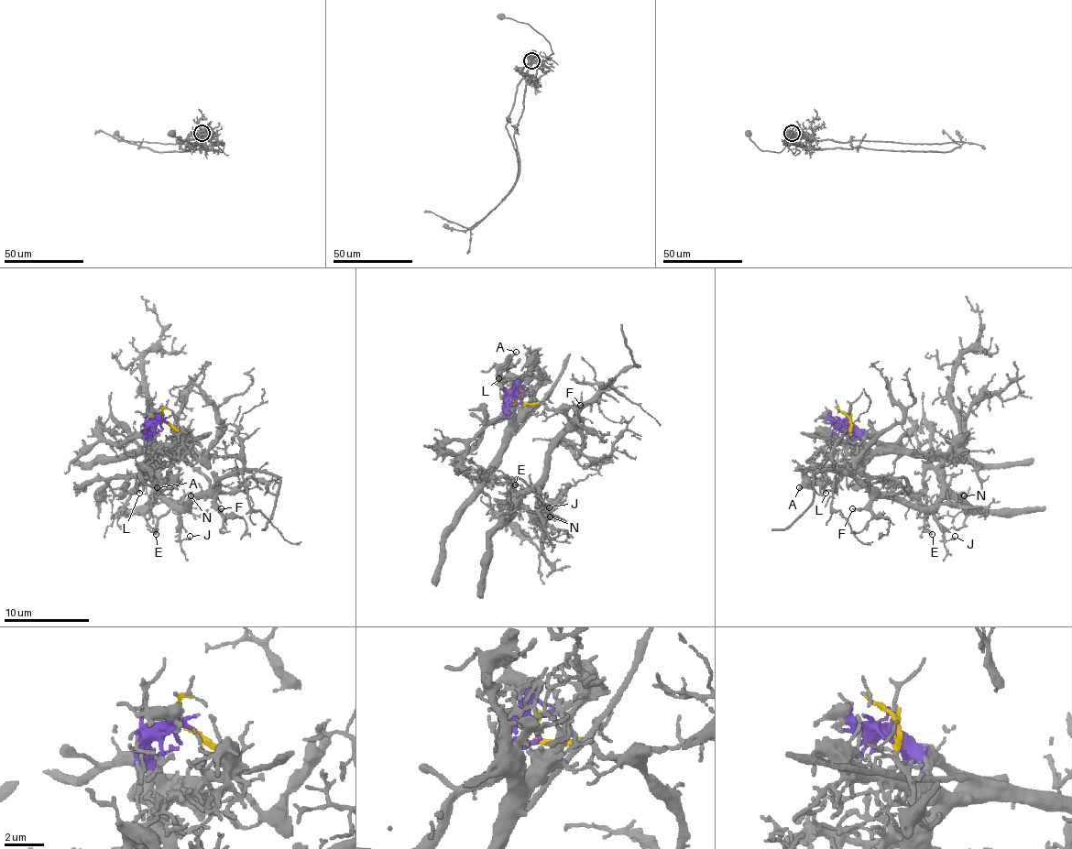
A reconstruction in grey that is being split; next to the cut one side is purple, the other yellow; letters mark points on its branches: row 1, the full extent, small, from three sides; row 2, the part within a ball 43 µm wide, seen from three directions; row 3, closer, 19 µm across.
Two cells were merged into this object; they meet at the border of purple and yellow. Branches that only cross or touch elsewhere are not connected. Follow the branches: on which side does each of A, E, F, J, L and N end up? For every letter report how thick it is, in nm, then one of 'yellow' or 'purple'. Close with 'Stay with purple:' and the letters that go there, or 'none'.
A: 170 nm | purple
E: 170 nm | yellow
F: 150 nm | yellow
J: 160 nm | yellow
L: 160 nm | purple
N: 140 nm | yellow
Stay with purple: A, L

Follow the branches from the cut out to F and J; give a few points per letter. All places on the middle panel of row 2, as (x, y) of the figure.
F: (519, 402), (541, 402), (547, 408), (570, 407), (574, 421), (581, 405)
J: (519, 402), (574, 411), (574, 419), (552, 451), (547, 477), (539, 485), (539, 498), (549, 506)

